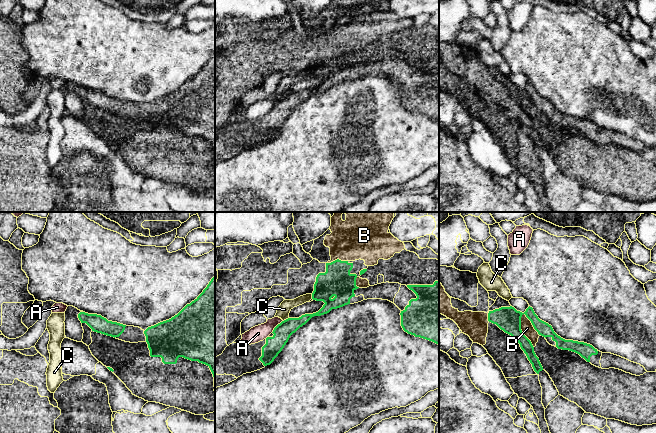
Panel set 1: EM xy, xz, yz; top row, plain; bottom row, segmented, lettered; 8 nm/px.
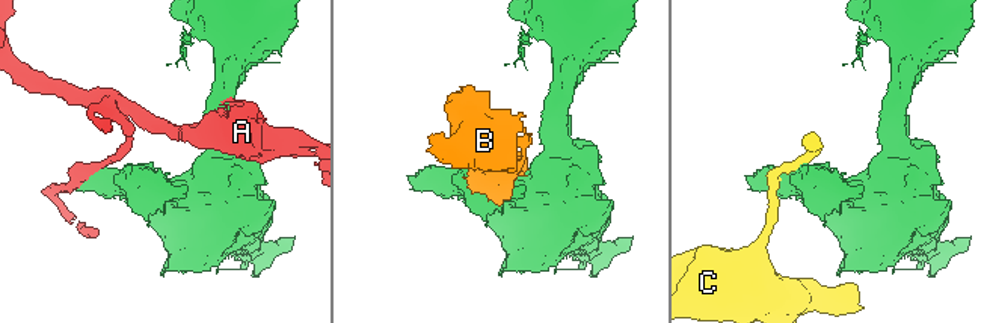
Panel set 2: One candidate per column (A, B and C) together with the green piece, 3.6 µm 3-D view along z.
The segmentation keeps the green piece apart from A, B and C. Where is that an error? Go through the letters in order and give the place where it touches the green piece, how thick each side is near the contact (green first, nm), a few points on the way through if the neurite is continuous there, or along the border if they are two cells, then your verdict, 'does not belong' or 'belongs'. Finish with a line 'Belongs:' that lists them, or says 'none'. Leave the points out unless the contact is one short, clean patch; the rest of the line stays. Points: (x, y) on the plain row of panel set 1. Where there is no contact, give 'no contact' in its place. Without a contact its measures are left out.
A: xz (276, 102) | 140/130 nm | does not belong
B: yz (521, 106) | 200/100 nm | does not belong
C: xz (286, 95) | 140/100 nm | along xz (288, 93), (283, 97) | does not belong
Belongs: none

